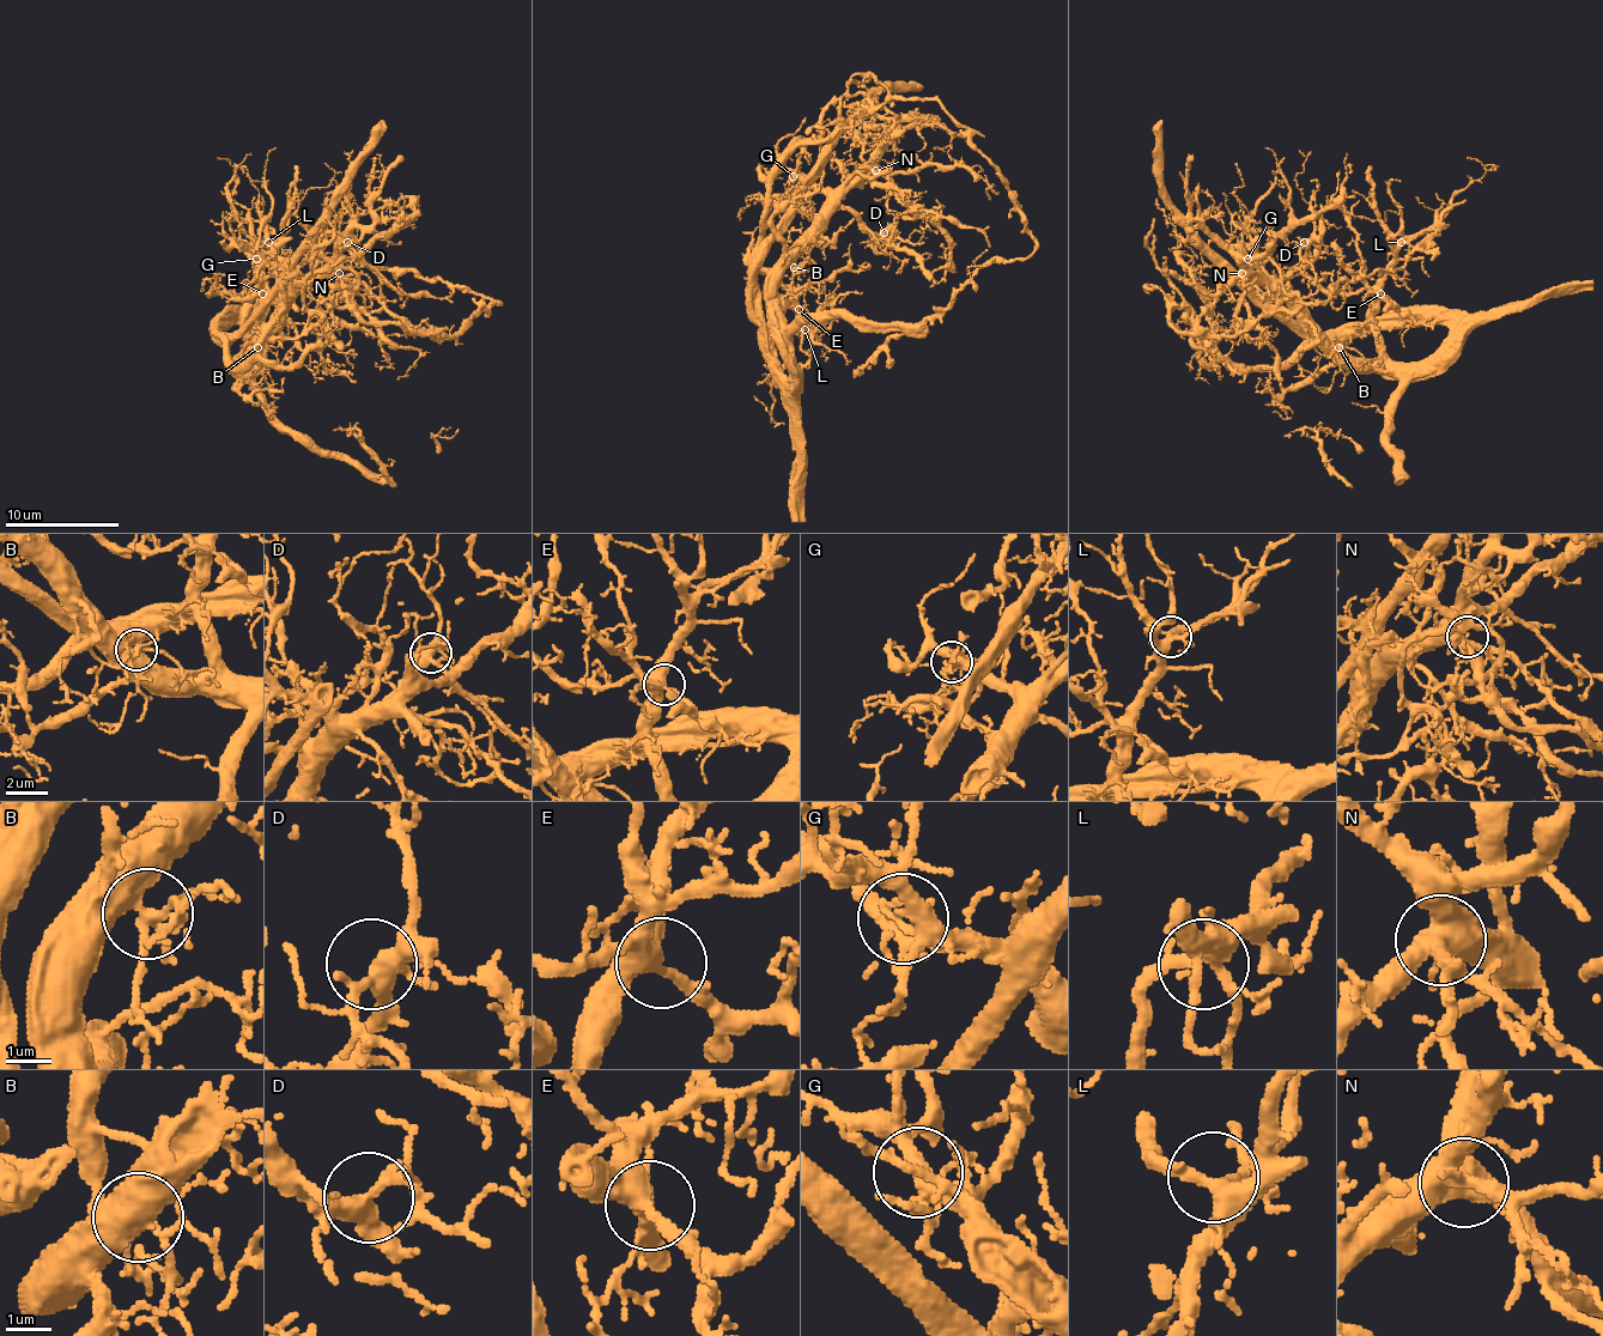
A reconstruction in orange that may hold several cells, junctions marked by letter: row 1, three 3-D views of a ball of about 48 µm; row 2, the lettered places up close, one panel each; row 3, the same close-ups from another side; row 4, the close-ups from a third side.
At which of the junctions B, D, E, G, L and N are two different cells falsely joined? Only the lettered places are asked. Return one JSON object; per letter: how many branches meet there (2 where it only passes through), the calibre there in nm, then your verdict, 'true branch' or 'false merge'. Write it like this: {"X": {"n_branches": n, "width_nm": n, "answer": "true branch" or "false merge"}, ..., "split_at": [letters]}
{"B": {"n_branches": 5, "width_nm": 340, "answer": "true branch"}, "D": {"n_branches": 6, "width_nm": 400, "answer": "true branch"}, "E": {"n_branches": 4, "width_nm": 440, "answer": "true branch"}, "G": {"n_branches": 5, "width_nm": 320, "answer": "true branch"}, "L": {"n_branches": 5, "width_nm": 320, "answer": "true branch"}, "N": {"n_branches": 3, "width_nm": 400, "answer": "true branch"}, "split_at": []}

